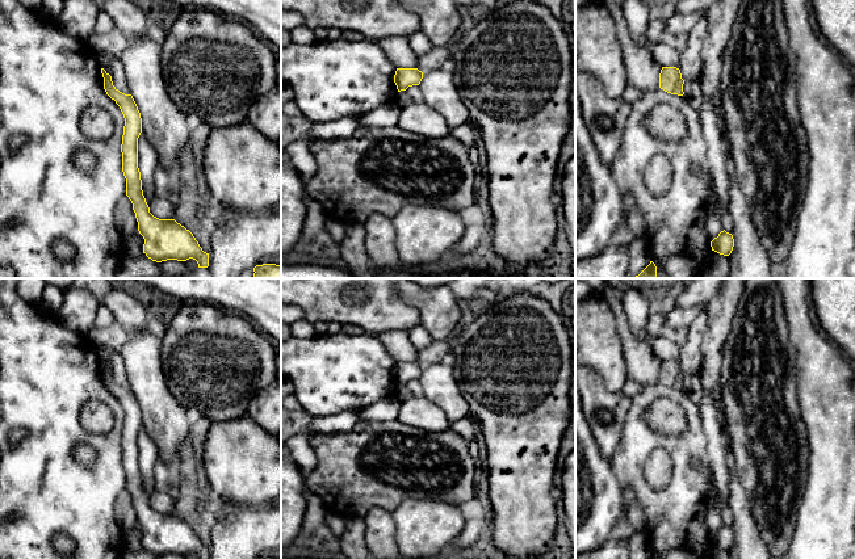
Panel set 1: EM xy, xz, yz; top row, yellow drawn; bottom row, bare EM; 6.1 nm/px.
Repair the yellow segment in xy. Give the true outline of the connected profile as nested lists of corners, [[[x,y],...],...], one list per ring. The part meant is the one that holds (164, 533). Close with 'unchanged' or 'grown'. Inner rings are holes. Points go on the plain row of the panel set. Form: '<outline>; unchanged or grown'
[[[101,362],[104,383],[120,400],[123,412],[122,466],[126,472],[126,489],[133,497],[138,525],[144,533],[143,547],[152,555],[186,555],[193,552],[198,559],[209,559],[209,547],[204,546],[193,528],[175,513],[159,513],[150,507],[142,484],[138,462],[138,432],[142,426],[142,412],[131,388],[120,386],[112,370]]]; unchanged

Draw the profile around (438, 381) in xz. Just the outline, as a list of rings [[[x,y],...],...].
[[[435,362],[423,367],[419,378],[423,396],[440,407],[449,423],[470,417],[470,407],[462,398],[450,365]]]

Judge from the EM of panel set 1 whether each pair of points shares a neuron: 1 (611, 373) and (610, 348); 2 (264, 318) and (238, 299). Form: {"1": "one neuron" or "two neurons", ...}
{"1": "one neuron", "2": "one neuron"}

